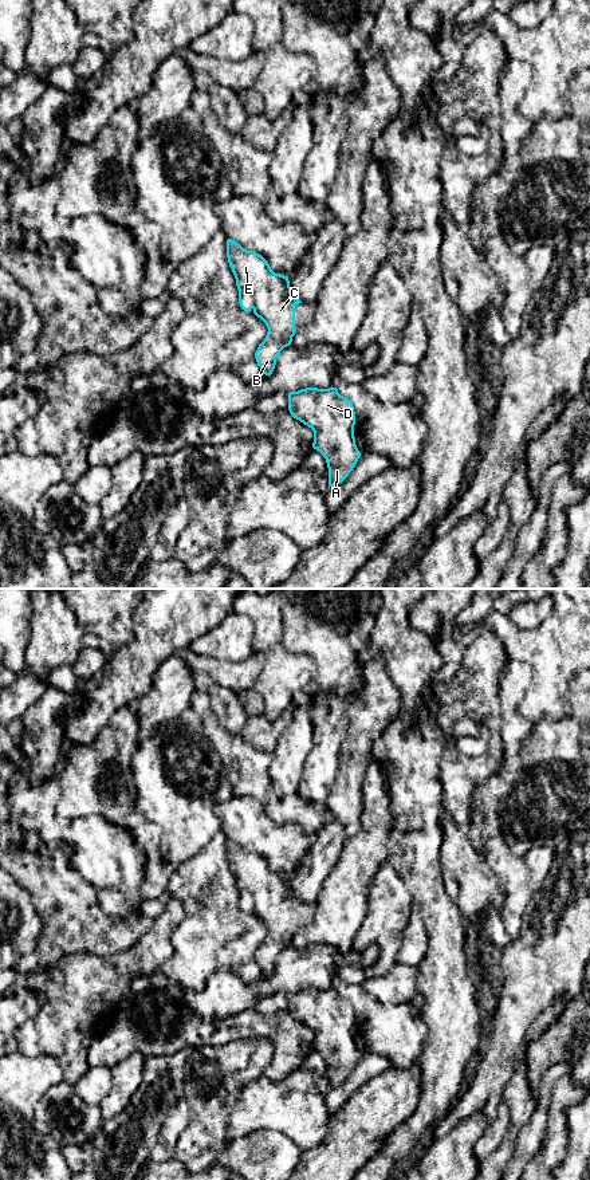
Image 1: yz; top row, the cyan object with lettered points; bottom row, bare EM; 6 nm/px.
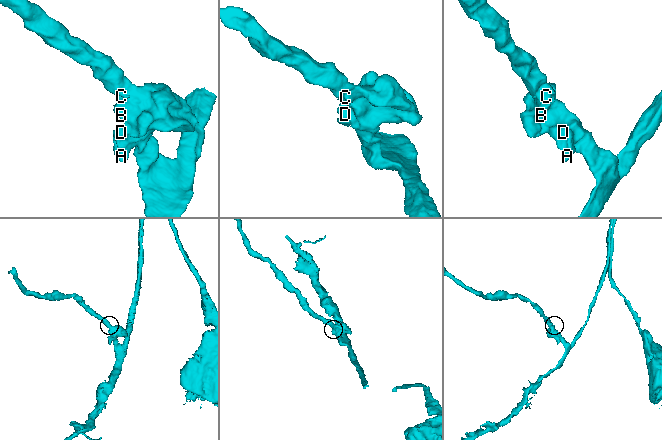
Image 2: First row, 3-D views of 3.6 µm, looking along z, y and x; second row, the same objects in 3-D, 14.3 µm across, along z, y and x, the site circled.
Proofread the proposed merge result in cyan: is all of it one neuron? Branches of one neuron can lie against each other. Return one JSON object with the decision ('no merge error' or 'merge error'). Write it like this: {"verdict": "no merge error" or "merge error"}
{"verdict": "no merge error"}

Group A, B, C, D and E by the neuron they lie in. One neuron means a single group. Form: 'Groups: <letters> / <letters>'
Groups: A B C D E

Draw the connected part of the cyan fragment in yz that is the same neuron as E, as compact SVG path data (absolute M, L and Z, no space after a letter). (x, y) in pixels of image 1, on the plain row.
M227 841L227 858L236 880L240 908L260 919L268 933L259 945L255 959L260 971L271 976L280 952L295 936L295 906L302 904L291 893L288 877L275 874L259 854Z

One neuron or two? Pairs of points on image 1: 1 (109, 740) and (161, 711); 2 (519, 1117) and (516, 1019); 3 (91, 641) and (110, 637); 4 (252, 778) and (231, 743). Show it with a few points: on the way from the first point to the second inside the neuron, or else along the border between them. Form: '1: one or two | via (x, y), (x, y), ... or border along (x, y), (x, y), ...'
1: two | border along (137, 715), (138, 723)
2: two | border along (533, 1022), (516, 1053), (516, 1069), (510, 1081)
3: two | border along (86, 632), (94, 633), (105, 646)
4: one | via (248, 770), (235, 751)

